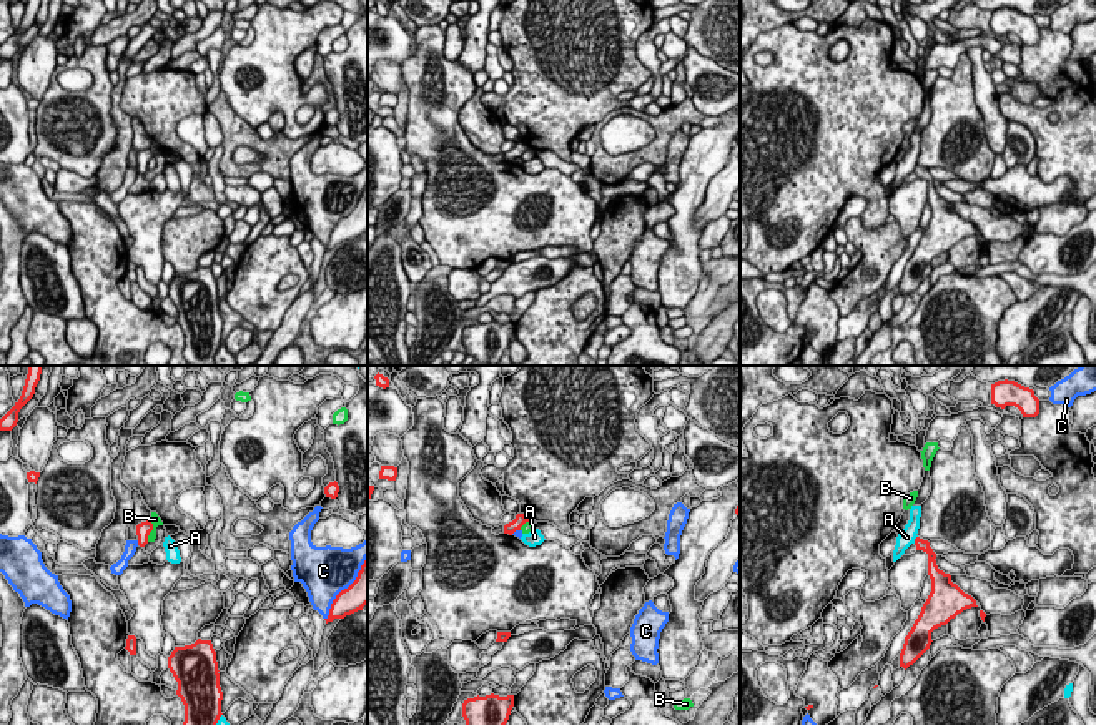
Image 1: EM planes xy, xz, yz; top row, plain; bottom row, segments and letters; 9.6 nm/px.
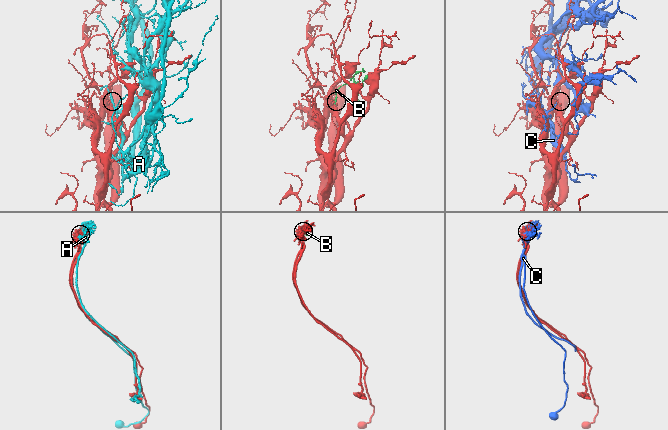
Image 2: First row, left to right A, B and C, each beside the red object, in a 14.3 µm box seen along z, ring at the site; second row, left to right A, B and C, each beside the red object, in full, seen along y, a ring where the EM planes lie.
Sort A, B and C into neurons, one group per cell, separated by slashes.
A / B / C

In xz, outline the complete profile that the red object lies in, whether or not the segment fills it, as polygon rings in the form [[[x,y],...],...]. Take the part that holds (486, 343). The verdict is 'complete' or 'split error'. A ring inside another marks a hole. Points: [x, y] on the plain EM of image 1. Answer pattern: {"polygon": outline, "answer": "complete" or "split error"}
{"polygon": [[[486,323],[467,326],[462,331],[466,354],[472,356],[481,366],[497,366],[509,348],[514,334],[514,323]]], "answer": "complete"}

